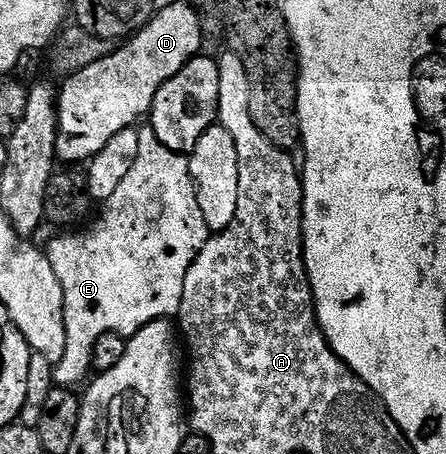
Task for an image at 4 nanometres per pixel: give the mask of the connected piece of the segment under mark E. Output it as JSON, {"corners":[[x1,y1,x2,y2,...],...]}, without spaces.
{"corners":[[149,127,139,129,137,159,121,187,113,191,108,201,102,202,100,209,103,210,99,218,88,229,80,228,79,234,64,232,67,233,64,237,55,237,45,245,65,299,65,355,61,355,54,366,55,384,59,387,79,387,88,380,87,373,92,372,93,343,97,343,101,335,120,333,130,339,149,323,178,318,185,275,189,275,189,267,209,236,205,215,201,215,201,203,197,203,190,160,184,154,169,151]]}

